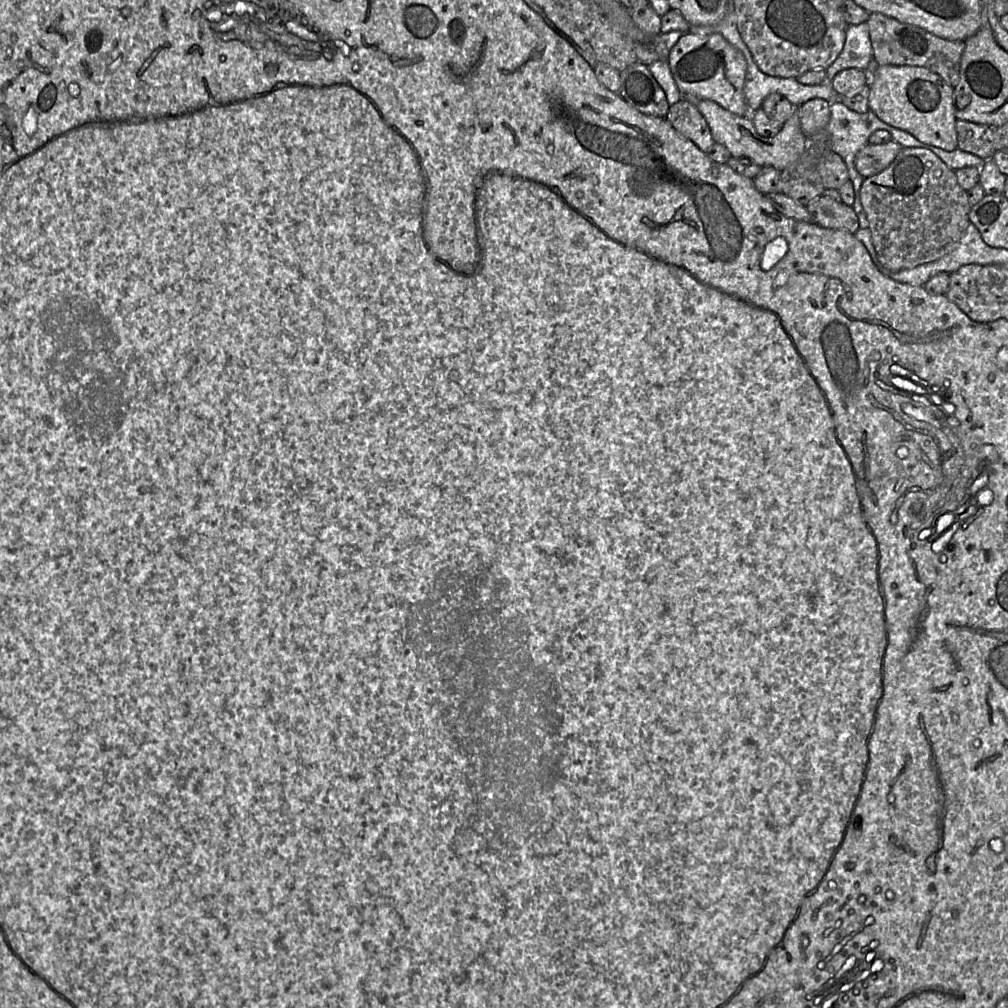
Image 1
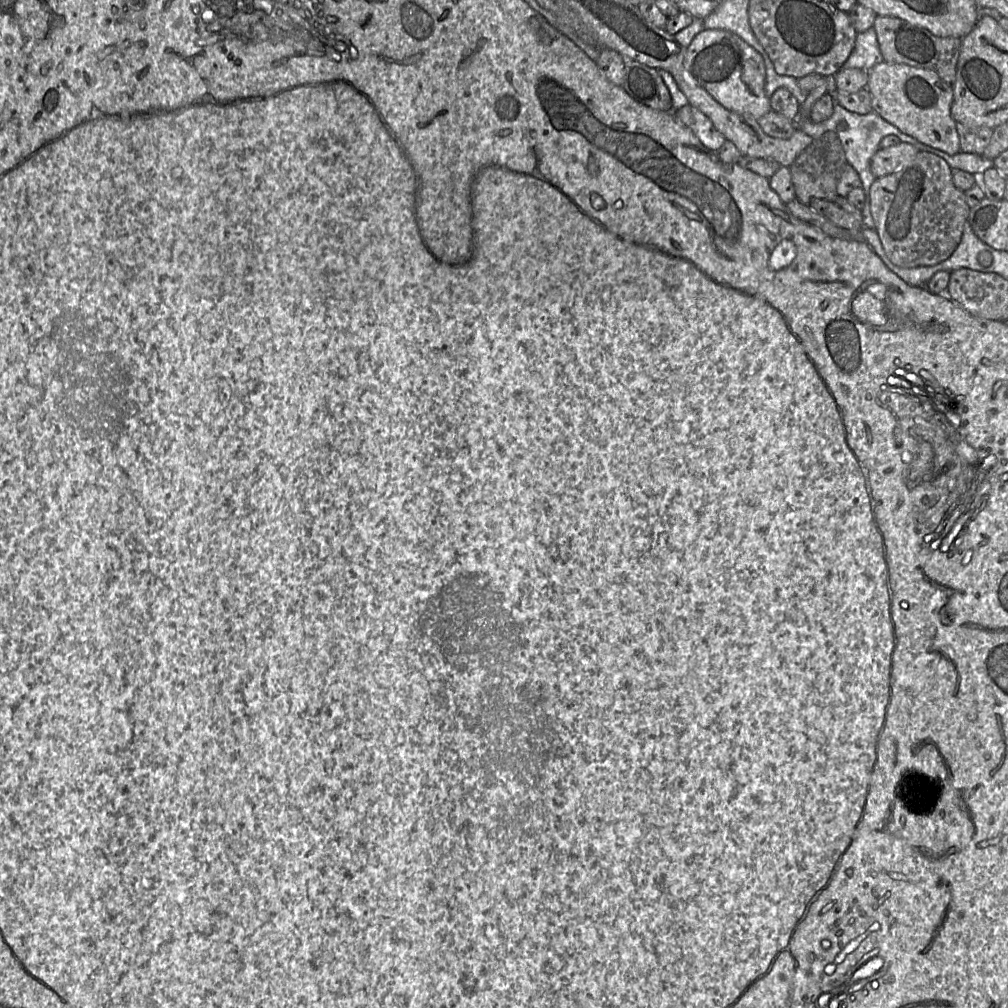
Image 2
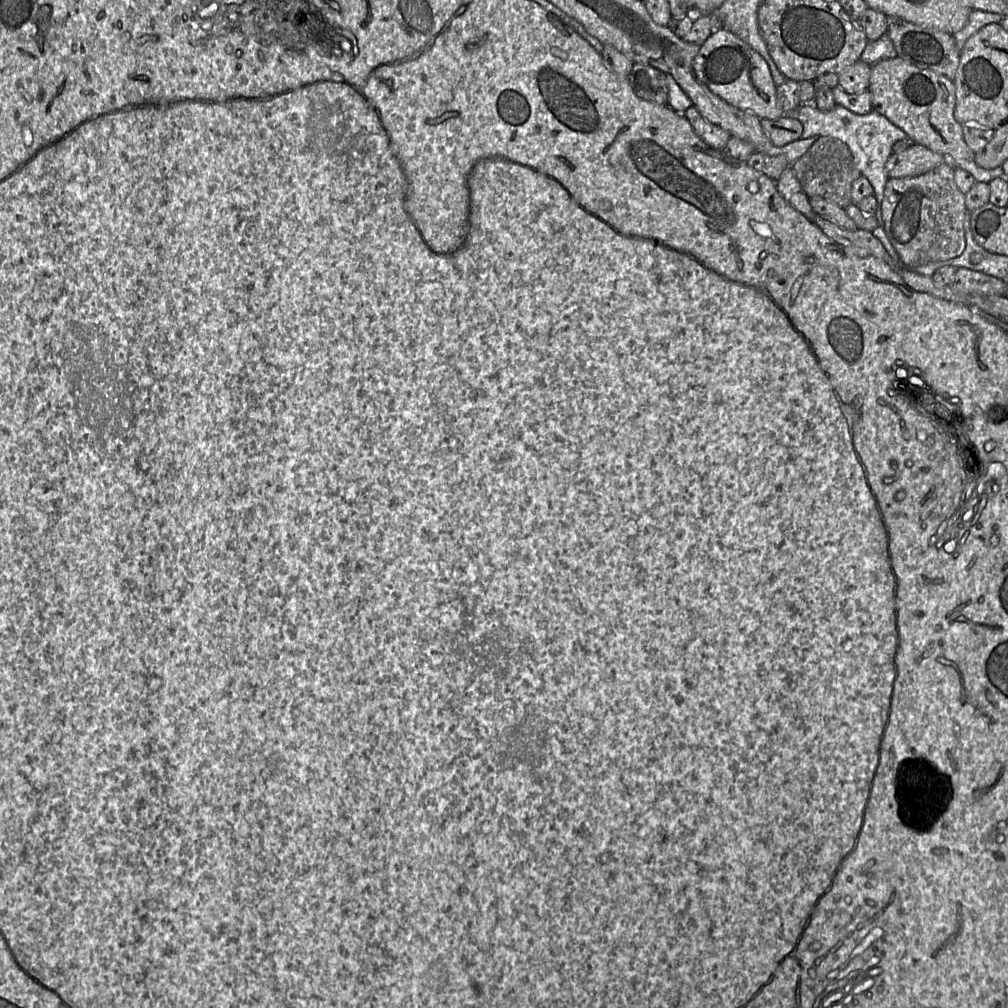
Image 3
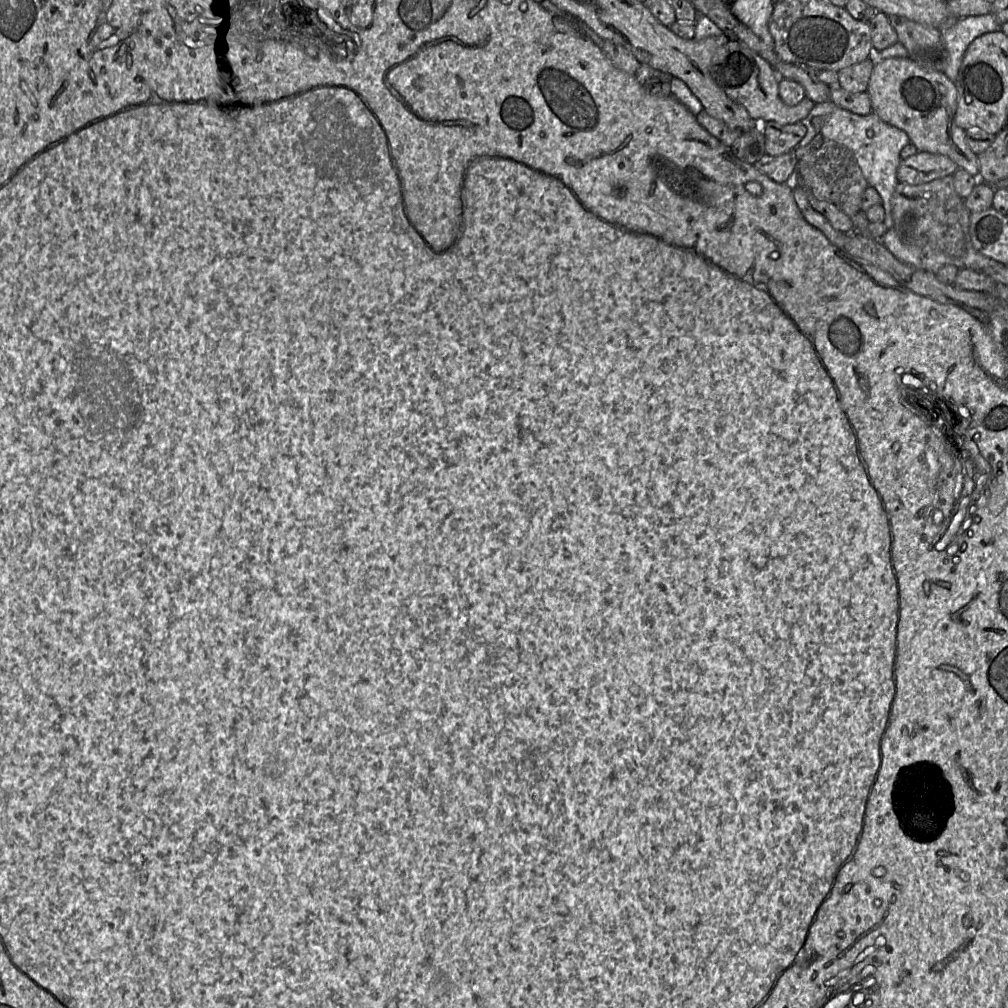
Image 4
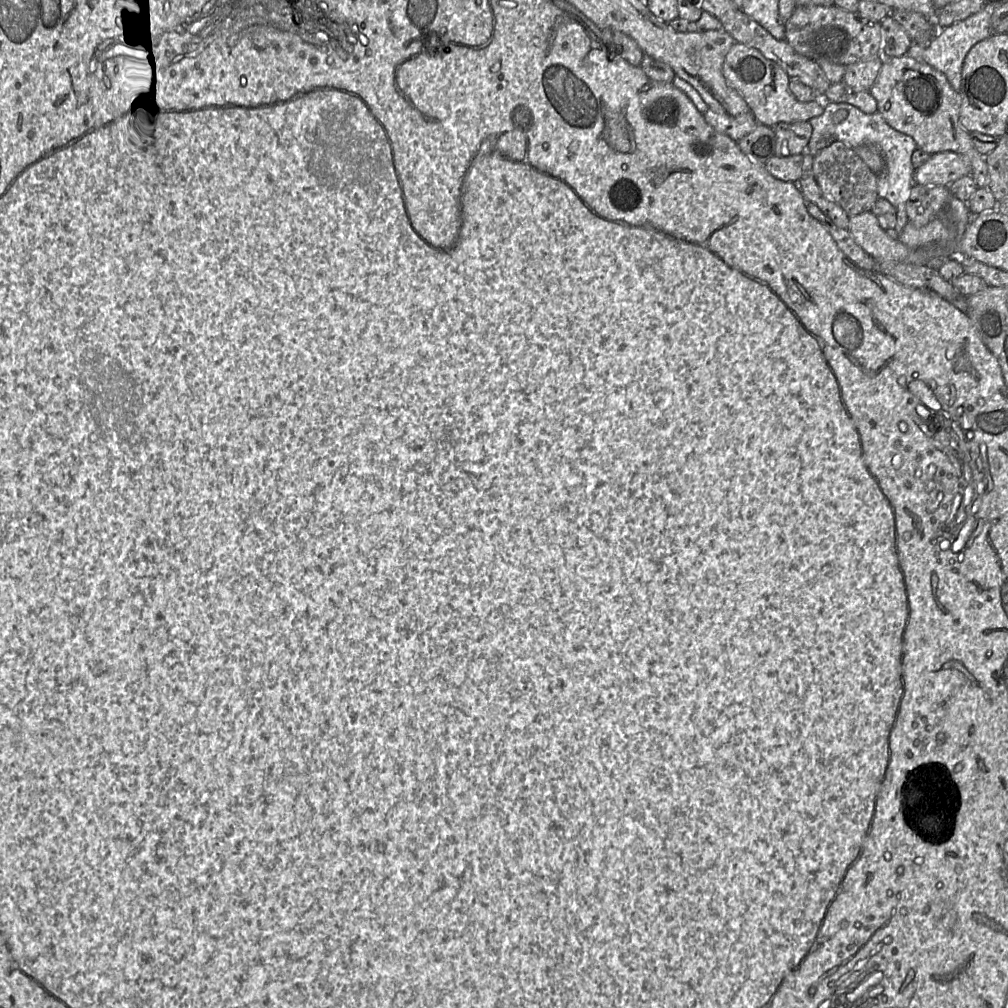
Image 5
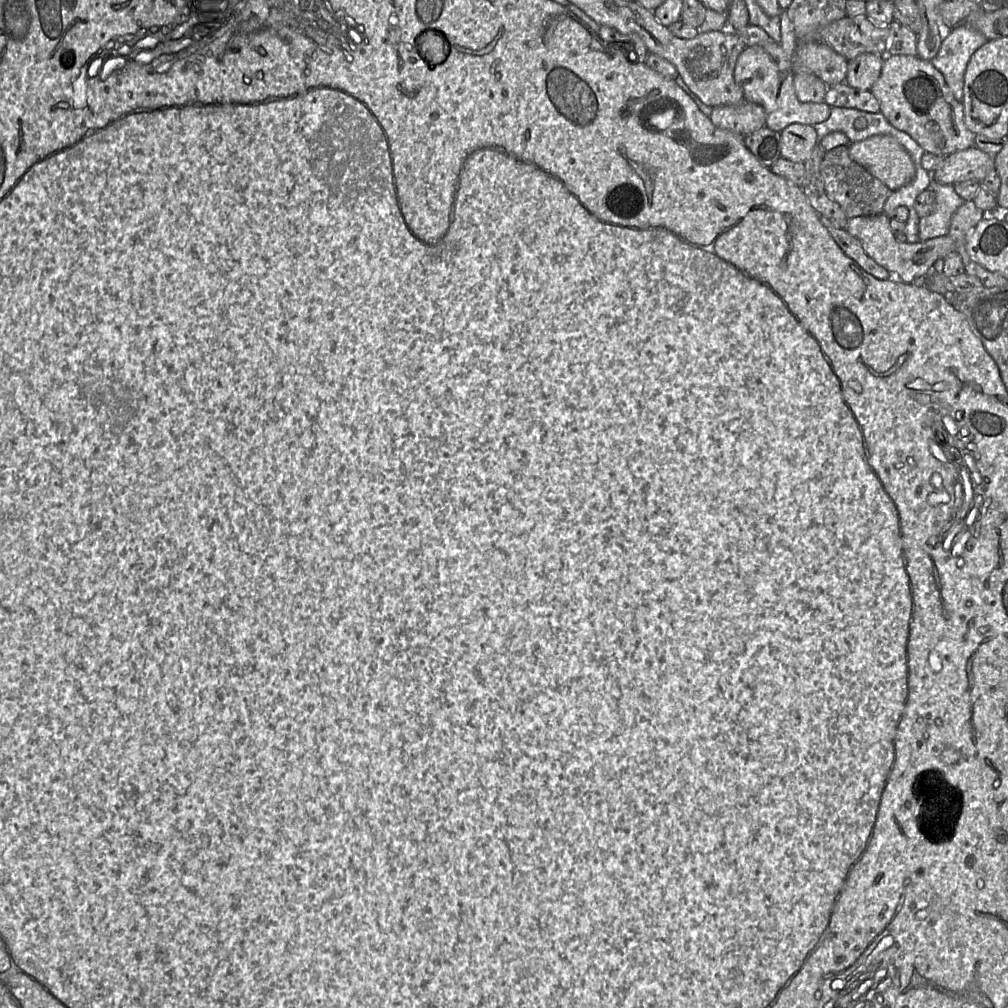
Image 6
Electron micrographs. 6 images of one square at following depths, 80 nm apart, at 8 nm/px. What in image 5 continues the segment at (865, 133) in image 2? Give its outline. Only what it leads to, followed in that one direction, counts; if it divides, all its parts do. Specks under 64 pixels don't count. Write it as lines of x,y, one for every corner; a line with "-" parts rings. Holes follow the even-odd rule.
826,101
824,111
820,116
811,118
808,122
813,127
811,138
804,153
816,155
826,147
826,138
839,140
850,148
857,148
862,145
872,145
876,147
885,161
884,170
877,175
877,189
879,197
890,202
896,209
897,233
900,233
909,222
906,213
906,203
910,197
911,190
915,184
912,165
912,154
917,149
915,140
891,127
880,114
864,113
857,107
847,103
834,103

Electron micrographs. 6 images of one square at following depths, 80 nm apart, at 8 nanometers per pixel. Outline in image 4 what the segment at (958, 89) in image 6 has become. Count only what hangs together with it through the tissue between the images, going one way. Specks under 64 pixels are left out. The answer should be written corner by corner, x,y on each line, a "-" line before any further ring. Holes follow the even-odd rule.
992,13
971,15
958,19
953,25
941,29
947,51
945,75
955,82
964,54
970,43
980,35
1001,29

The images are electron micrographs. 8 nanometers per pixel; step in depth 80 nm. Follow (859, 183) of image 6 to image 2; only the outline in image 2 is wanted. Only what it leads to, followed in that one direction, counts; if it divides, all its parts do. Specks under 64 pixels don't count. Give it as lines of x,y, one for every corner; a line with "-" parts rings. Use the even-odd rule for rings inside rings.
826,132
820,138
813,140
788,167
795,200
805,205
817,199
833,201
838,196
838,180
847,163
841,141
835,132

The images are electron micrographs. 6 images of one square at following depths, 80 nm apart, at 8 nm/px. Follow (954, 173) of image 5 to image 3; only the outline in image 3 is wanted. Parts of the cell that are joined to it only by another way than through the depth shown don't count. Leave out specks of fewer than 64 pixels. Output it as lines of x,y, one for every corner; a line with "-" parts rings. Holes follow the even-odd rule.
912,143
900,153
892,153
885,164
889,178
915,177
929,172
949,159
920,144

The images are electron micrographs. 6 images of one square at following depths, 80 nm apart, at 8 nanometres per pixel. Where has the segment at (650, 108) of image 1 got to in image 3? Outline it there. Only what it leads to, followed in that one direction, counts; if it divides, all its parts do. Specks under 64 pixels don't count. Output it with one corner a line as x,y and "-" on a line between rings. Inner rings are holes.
634,63
627,79
640,99
667,105
668,86
665,74
652,66

